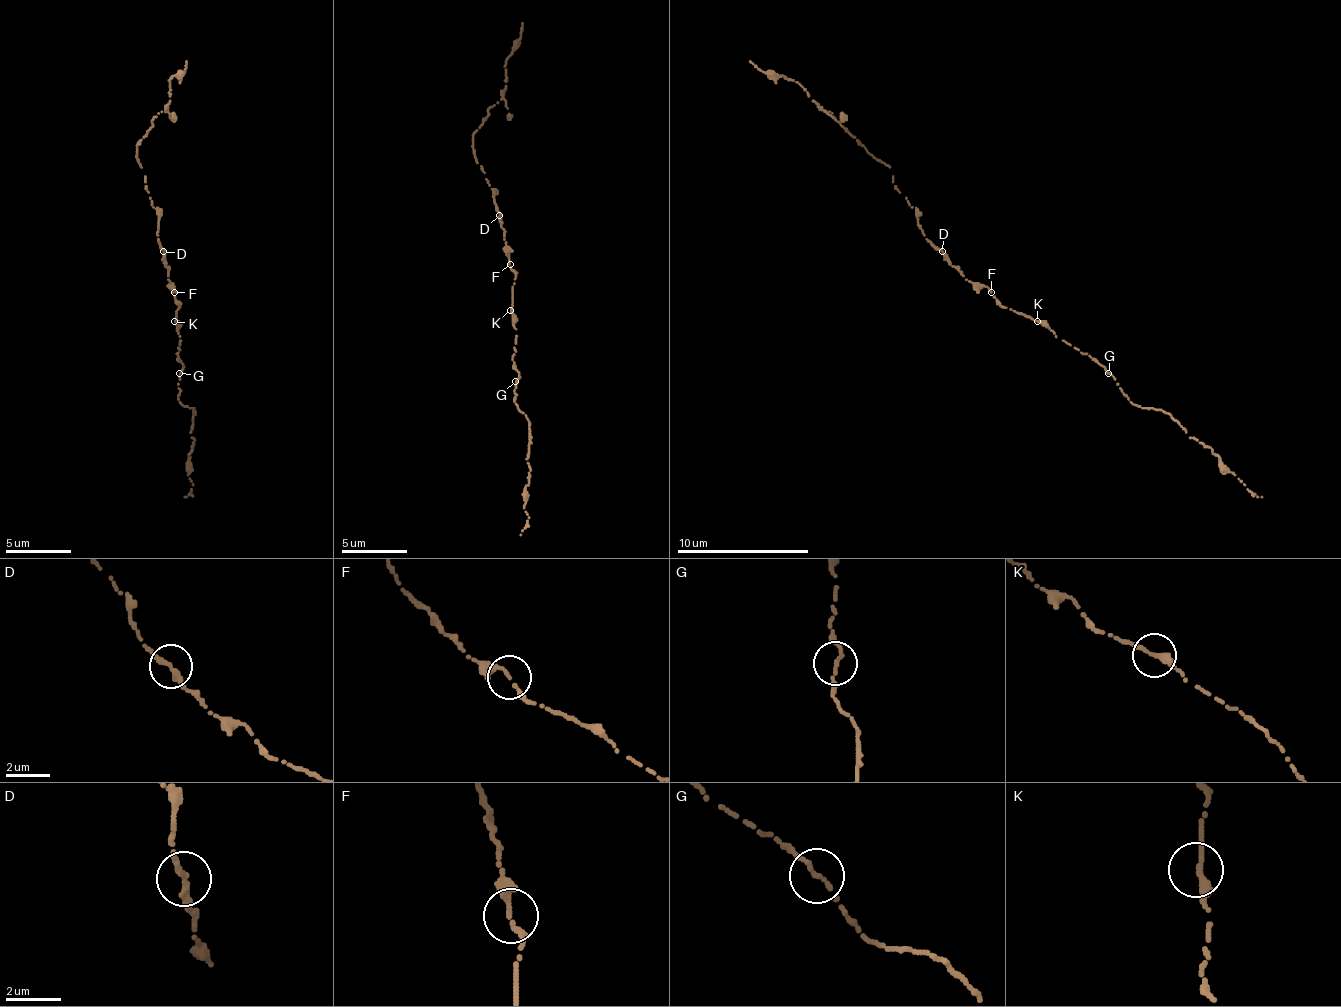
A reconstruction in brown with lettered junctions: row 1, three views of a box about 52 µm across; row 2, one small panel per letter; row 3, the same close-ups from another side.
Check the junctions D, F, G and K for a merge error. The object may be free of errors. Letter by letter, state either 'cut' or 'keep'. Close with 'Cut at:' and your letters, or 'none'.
D: keep
F: keep
G: keep
K: keep
Cut at: none

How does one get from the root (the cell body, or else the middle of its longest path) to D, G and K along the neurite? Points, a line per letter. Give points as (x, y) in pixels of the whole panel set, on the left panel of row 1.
D: (174, 292), (174, 285), (167, 279), (164, 252)
G: (174, 292), (180, 302), (177, 308), (177, 334), (180, 338), (177, 361), (184, 367), (180, 374)
K: (174, 292), (180, 302), (174, 321)

